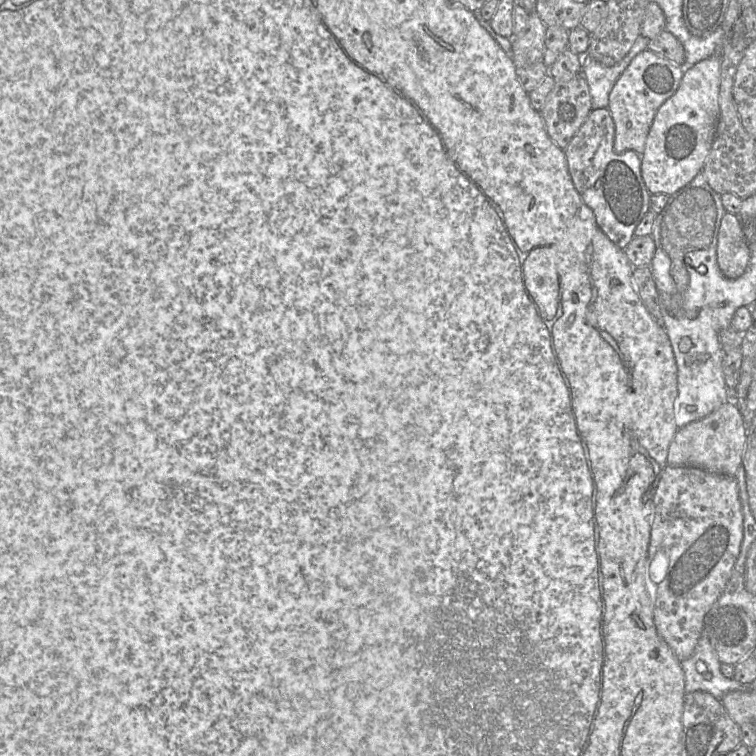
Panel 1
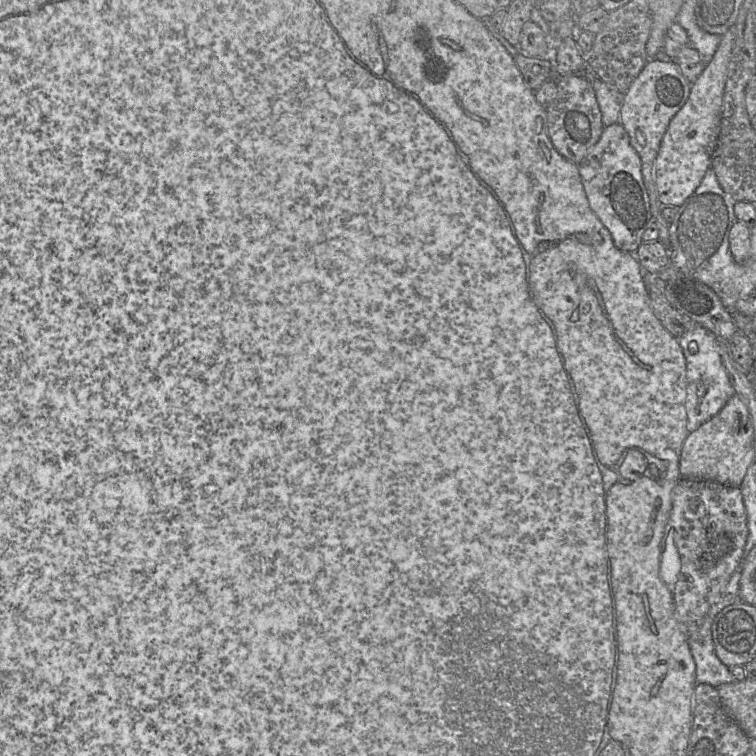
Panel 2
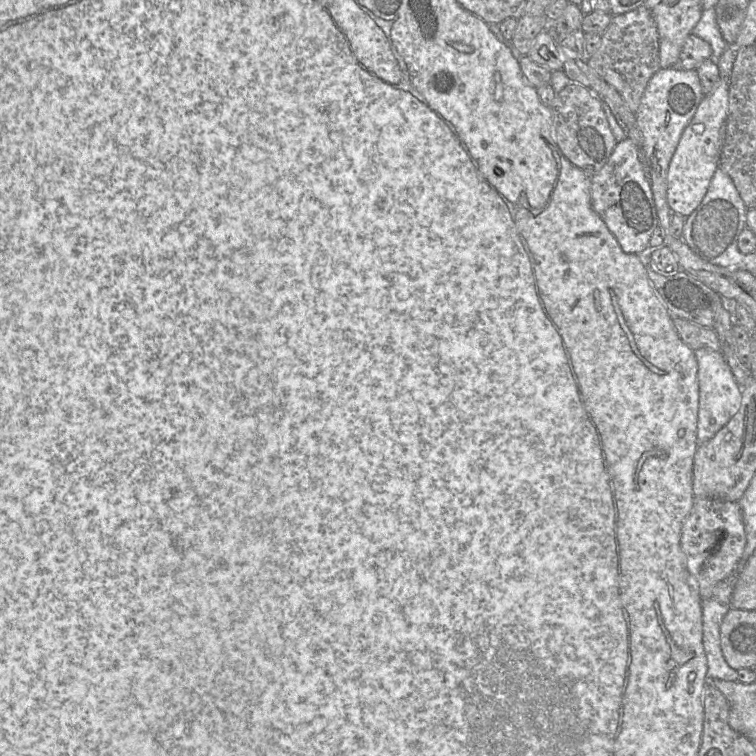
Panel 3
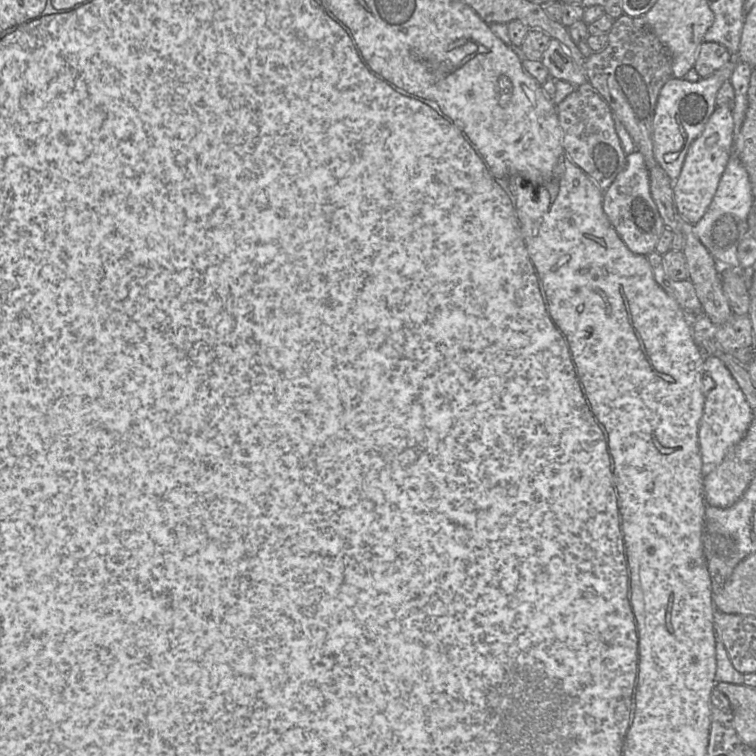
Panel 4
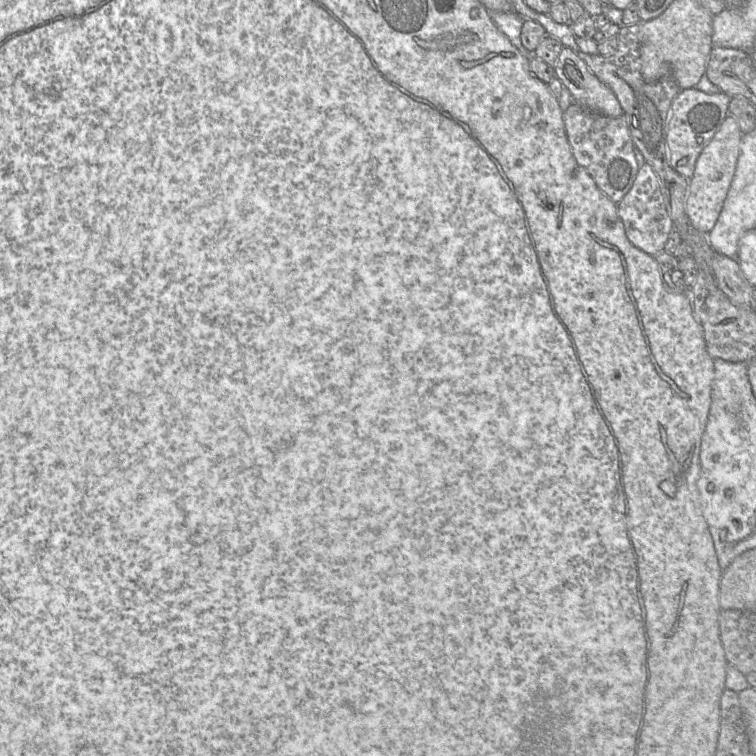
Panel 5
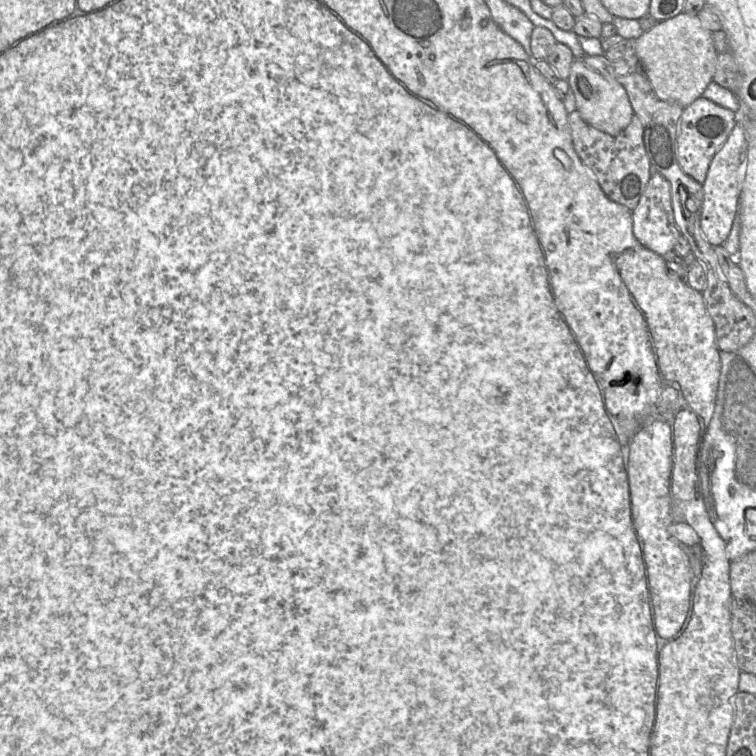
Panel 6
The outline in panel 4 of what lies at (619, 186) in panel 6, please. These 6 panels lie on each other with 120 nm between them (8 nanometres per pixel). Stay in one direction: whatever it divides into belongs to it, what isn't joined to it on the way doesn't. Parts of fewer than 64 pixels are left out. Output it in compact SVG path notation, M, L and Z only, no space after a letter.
M586 84L575 88L556 105L556 110L568 157L601 190L606 190L624 169L626 161L610 107L590 84Z

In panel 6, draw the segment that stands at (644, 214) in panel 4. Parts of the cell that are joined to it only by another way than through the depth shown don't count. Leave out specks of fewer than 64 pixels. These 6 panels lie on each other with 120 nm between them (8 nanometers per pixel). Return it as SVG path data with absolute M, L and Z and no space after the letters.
M651 173L638 205L631 210L631 217L634 236L642 246L659 256L673 252L681 232L675 222L670 184L660 173Z

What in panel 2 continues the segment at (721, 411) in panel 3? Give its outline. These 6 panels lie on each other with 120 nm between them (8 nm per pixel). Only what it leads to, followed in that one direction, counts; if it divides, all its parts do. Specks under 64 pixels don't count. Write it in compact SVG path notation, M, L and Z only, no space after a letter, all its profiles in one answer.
M694 324L677 339L686 359L687 429L689 432L693 432L718 414L729 399L735 395L735 392L722 363L720 342L713 333Z

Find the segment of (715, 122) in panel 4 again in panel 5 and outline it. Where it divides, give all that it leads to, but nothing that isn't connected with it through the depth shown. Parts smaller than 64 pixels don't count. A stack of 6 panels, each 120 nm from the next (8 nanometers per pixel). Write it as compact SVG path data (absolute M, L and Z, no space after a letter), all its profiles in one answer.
M729 114L696 161L684 204L691 224L703 234L707 235L713 229L723 208L735 174L742 136L736 119Z

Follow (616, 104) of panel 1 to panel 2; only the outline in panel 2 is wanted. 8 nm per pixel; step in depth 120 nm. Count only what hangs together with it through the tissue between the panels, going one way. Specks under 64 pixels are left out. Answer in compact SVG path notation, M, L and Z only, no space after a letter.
M660 59L648 60L640 74L633 81L629 89L623 94L619 115L619 123L627 132L630 143L638 153L645 188L650 201L652 220L658 227L658 241L663 245L669 244L669 224L664 219L659 194L655 182L655 161L662 138L673 116L686 103L691 89L691 83L683 76L680 69L672 61Z

